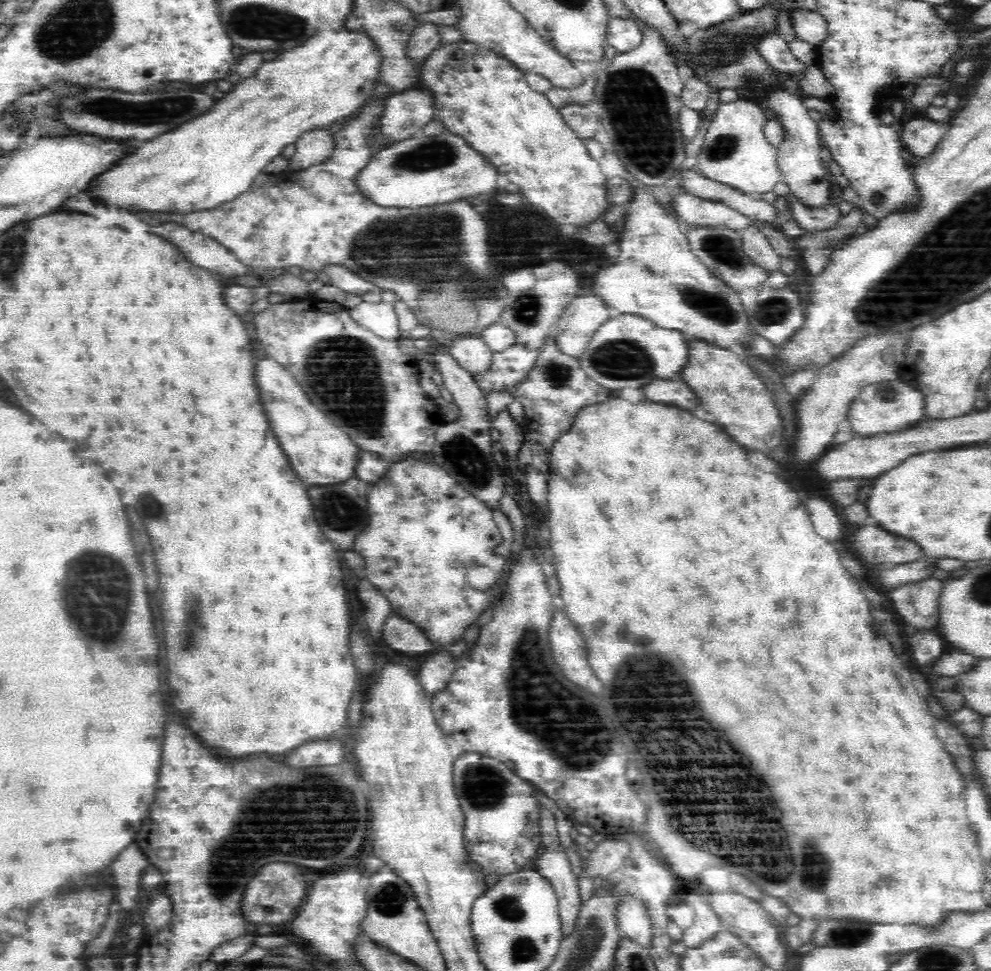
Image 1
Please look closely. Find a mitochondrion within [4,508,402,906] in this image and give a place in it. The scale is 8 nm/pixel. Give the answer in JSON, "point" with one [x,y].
{"point":[319,819]}

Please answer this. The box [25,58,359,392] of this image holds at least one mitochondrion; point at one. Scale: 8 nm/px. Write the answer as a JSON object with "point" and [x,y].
{"point":[162,111]}

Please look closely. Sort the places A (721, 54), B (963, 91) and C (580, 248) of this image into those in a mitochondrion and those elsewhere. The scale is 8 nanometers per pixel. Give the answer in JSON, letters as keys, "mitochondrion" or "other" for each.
{"A":"mitochondrion","B":"other","C":"other"}

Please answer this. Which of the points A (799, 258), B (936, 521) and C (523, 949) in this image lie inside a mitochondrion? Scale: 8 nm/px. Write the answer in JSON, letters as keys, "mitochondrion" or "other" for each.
{"A":"other","B":"other","C":"mitochondrion"}

